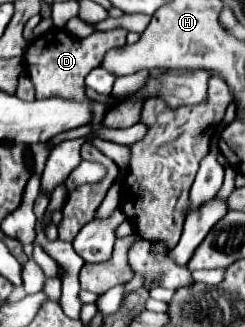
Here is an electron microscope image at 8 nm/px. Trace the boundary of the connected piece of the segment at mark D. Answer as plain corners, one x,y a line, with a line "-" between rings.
52,27
48,33
34,39
26,49
26,69
36,87
36,99
46,97
66,97
66,99
88,99
84,93
84,77
102,63
104,55
114,49
126,45
126,29
112,31
96,31
90,37
76,39
66,29

